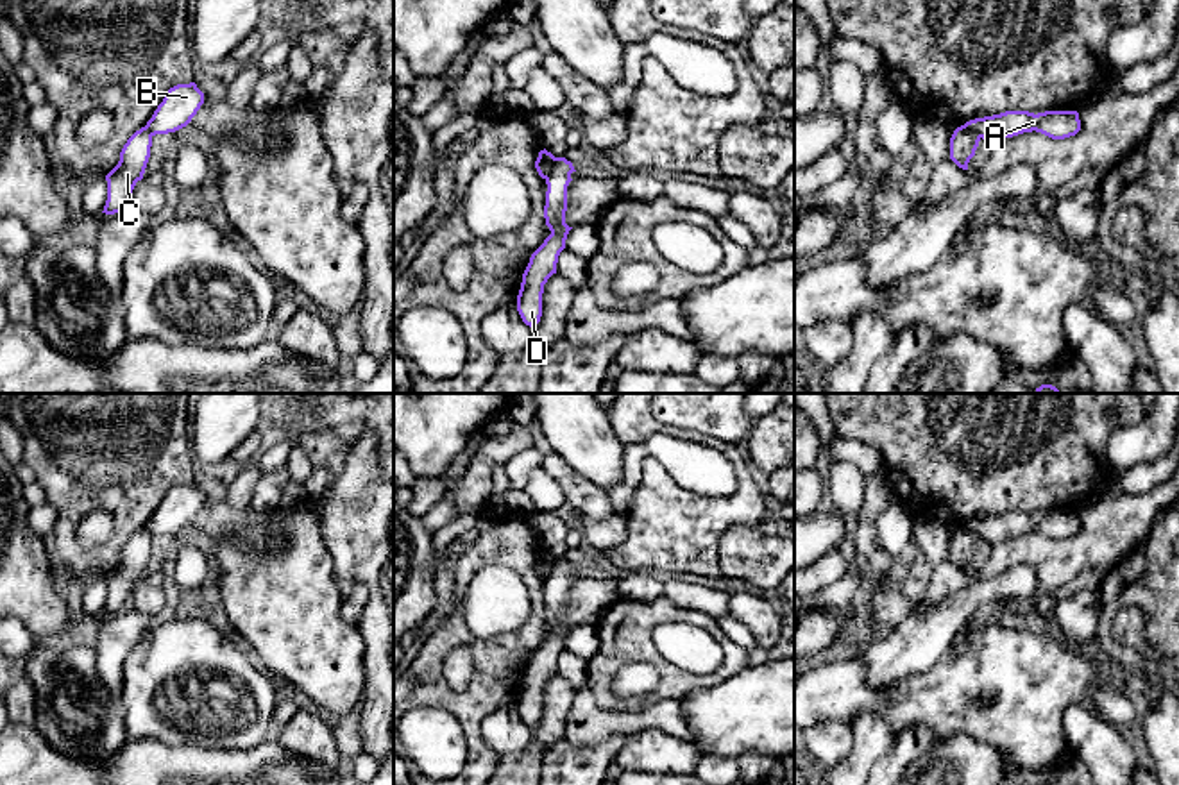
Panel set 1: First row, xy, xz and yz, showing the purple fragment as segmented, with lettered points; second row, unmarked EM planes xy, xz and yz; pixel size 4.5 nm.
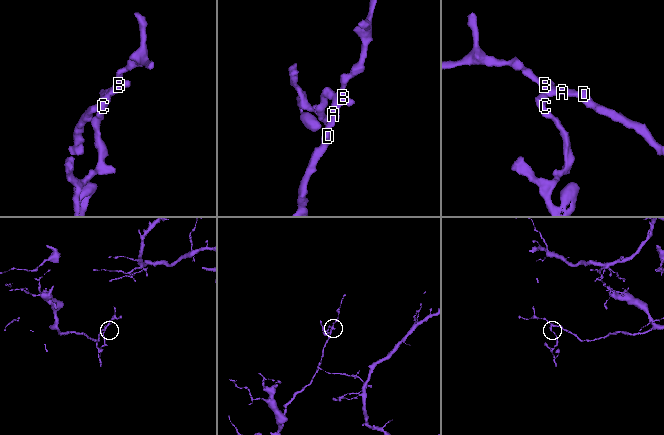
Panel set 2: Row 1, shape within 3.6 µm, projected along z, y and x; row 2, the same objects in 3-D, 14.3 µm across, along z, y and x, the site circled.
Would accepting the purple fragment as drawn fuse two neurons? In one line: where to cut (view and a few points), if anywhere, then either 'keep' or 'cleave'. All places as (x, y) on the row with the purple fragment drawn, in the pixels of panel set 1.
xz (557, 158), (544, 177) | cleave

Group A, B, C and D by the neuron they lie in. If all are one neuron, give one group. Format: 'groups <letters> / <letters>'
groups A B D / C

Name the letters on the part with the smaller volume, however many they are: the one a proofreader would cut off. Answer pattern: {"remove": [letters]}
{"remove": ["C"]}

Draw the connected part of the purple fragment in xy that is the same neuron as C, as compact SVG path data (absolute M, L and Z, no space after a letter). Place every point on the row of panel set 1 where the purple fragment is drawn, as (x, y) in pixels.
M141 127L127 139L120 152L118 165L106 175L107 200L102 213L115 215L125 209L136 182L143 179L150 147L152 134L147 127Z

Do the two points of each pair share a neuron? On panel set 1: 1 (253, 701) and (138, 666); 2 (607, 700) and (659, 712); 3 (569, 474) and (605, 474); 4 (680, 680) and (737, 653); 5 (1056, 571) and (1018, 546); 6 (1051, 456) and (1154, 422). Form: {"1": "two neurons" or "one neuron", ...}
{"1": "one neuron", "2": "two neurons", "3": "two neurons", "4": "one neuron", "5": "one neuron", "6": "two neurons"}

